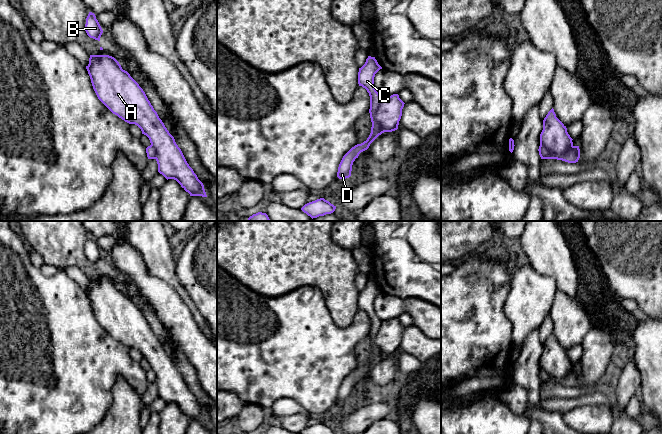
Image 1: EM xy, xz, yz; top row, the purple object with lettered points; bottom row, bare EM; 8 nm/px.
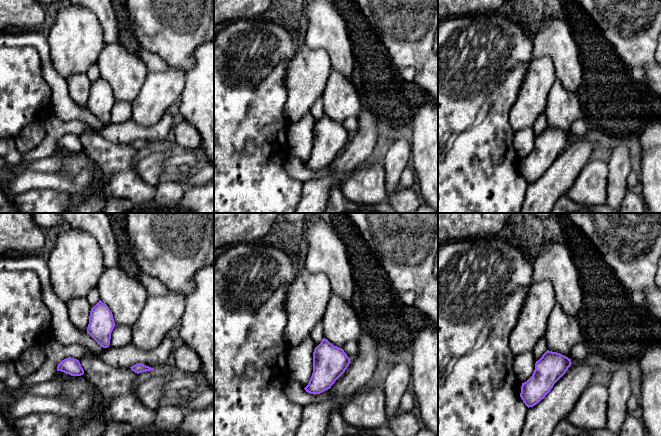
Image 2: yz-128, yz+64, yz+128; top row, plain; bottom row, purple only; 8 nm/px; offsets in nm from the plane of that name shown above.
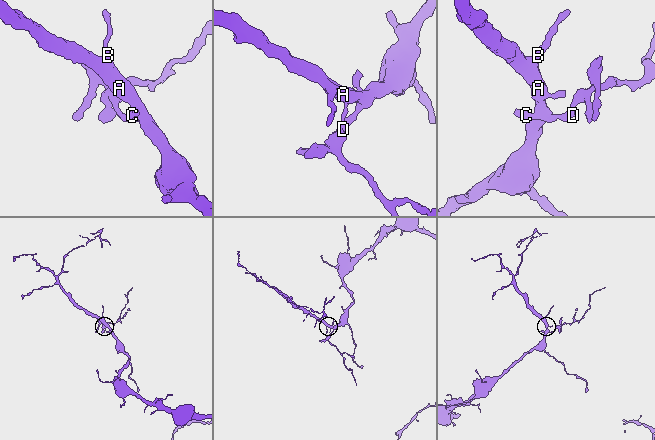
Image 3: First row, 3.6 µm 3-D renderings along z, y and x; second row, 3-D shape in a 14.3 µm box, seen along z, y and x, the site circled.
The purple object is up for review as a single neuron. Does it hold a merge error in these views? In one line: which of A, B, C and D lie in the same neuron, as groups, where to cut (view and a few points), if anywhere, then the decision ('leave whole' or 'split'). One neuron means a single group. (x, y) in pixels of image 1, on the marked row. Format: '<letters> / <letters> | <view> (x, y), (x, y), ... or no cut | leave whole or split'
A B / C D | xz (381, 97), (375, 113), (375, 120), (383, 132) | split

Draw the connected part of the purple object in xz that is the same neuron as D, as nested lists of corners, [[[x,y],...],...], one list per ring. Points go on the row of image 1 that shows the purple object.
[[[368,56],[365,64],[359,68],[358,84],[365,88],[370,96],[369,113],[372,122],[371,133],[366,141],[355,145],[343,156],[337,172],[337,177],[339,179],[346,179],[351,176],[352,165],[355,159],[358,158],[361,152],[367,150],[370,144],[383,133],[380,124],[375,120],[375,113],[382,97],[375,89],[374,77],[380,69],[382,69],[382,67],[378,64],[375,57],[371,56]]]

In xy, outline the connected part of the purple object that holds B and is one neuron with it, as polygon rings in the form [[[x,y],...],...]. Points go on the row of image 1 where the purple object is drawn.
[[[89,12],[84,29],[90,38],[100,41],[103,30],[94,13]]]

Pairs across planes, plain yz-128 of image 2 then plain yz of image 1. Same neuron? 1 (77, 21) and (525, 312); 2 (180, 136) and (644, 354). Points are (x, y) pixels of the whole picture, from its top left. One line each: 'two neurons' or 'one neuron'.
1: one neuron
2: two neurons

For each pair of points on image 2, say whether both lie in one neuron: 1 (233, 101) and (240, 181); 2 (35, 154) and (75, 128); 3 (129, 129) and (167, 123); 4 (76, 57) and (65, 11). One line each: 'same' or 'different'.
1: same
2: same
3: same
4: same

